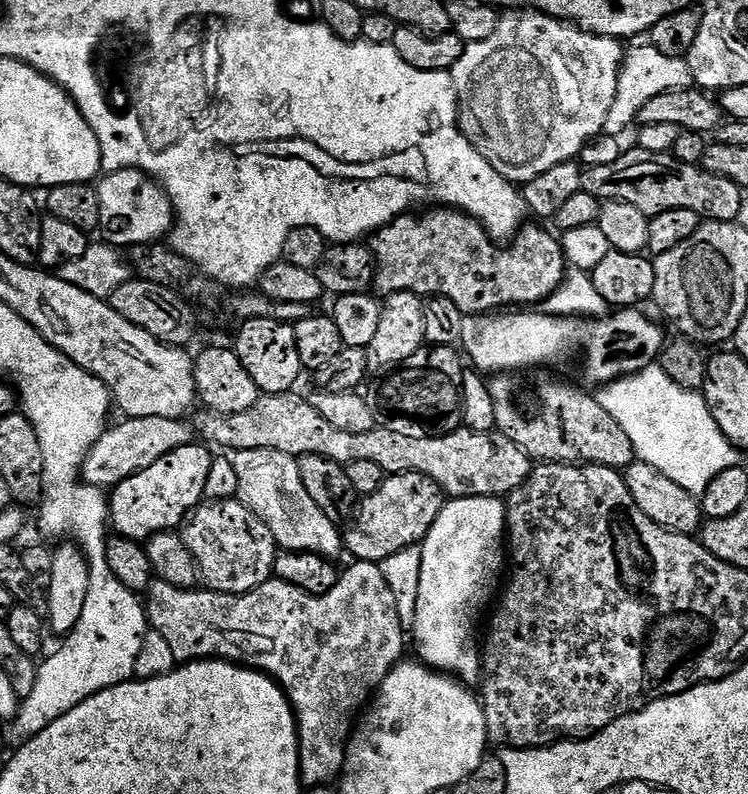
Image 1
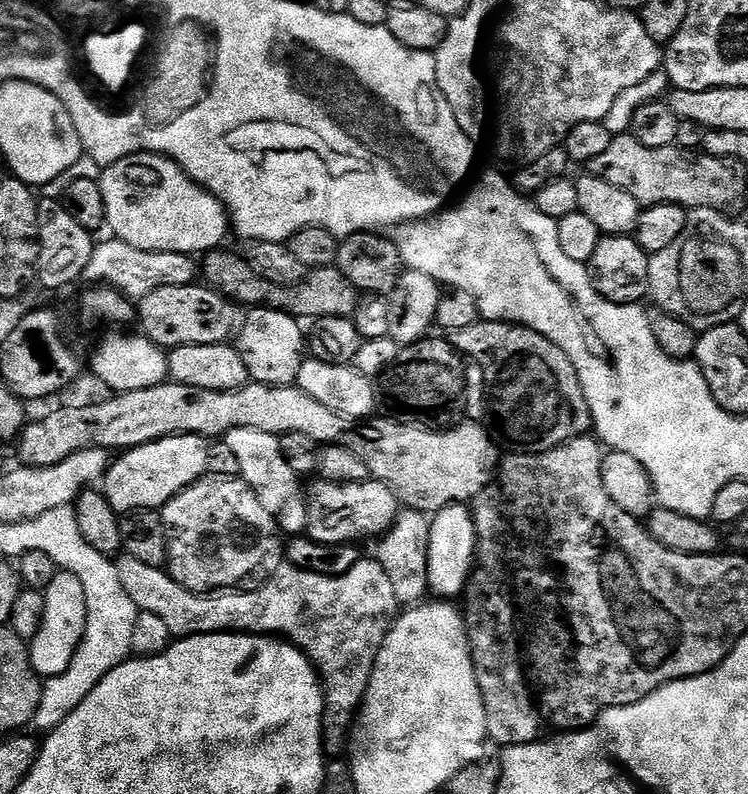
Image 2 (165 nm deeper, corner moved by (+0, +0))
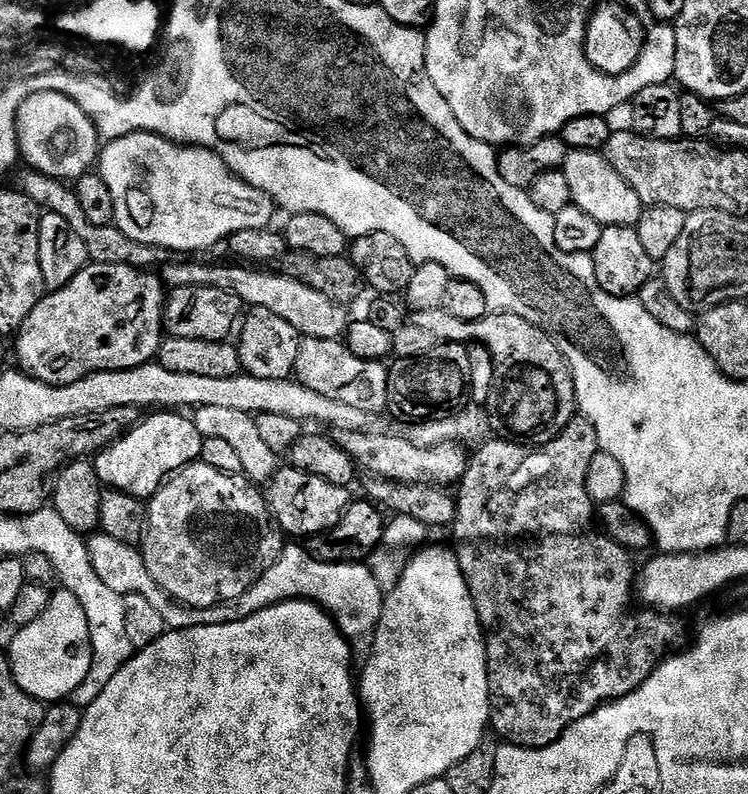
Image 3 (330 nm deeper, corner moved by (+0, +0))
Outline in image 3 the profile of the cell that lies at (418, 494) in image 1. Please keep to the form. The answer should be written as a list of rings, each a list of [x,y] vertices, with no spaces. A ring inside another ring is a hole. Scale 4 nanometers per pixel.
[[[291,466],[277,467],[276,473],[266,485],[266,499],[272,519],[276,521],[281,533],[292,538],[307,538],[330,530],[344,517],[344,511],[350,503],[348,494],[348,488],[339,488],[326,482],[326,478],[306,474]]]

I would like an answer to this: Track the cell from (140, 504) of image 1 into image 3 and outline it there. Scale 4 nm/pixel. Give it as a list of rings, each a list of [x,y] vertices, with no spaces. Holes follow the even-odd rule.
[[[156,410],[125,432],[110,447],[94,457],[101,485],[131,496],[151,498],[172,473],[200,460],[204,437],[198,434],[195,419],[176,410]]]

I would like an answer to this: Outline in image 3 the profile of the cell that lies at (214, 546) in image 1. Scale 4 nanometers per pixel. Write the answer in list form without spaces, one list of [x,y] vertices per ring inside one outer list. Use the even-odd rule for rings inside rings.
[[[202,462],[188,464],[165,480],[147,501],[148,520],[144,524],[142,551],[150,578],[179,602],[191,608],[209,608],[246,594],[284,549],[286,540],[268,509],[265,493],[247,476],[231,476]]]

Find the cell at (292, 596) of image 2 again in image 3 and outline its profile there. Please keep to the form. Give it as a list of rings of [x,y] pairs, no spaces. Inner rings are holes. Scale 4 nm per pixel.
[[[97,531],[86,540],[90,566],[94,566],[94,574],[102,578],[102,586],[110,586],[114,594],[125,597],[130,594],[142,594],[162,614],[165,629],[197,628],[207,624],[229,624],[242,622],[242,618],[250,618],[250,614],[258,614],[258,610],[266,610],[275,604],[287,600],[308,600],[317,604],[331,616],[338,630],[348,639],[348,644],[356,654],[371,652],[376,641],[378,622],[382,618],[386,593],[374,582],[374,574],[367,563],[331,564],[318,562],[310,558],[303,543],[288,542],[278,554],[278,562],[246,590],[246,594],[238,594],[238,598],[230,598],[230,602],[210,606],[209,608],[191,608],[179,604],[174,597],[166,594],[154,578],[150,578],[150,570],[146,570],[143,551],[135,544],[118,542],[118,538],[110,538],[105,532]]]

